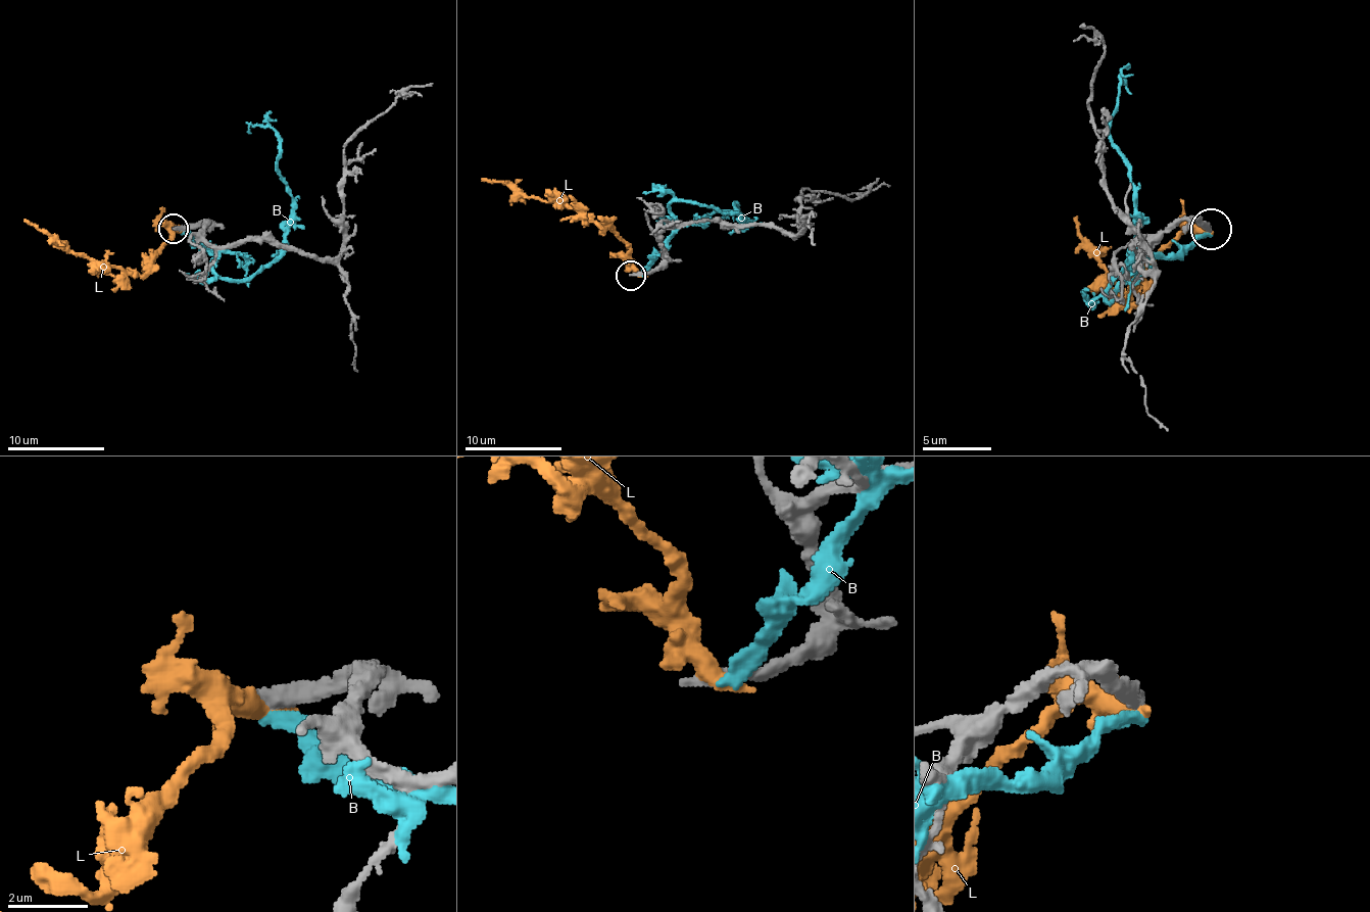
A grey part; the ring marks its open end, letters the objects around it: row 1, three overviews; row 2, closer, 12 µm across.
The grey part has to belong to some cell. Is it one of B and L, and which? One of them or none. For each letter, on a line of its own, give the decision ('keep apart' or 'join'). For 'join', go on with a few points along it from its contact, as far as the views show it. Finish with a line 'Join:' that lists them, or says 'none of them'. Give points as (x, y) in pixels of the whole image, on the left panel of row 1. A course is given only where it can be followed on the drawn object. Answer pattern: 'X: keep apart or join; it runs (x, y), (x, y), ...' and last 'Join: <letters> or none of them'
B: keep apart
L: keep apart
Join: none of them

